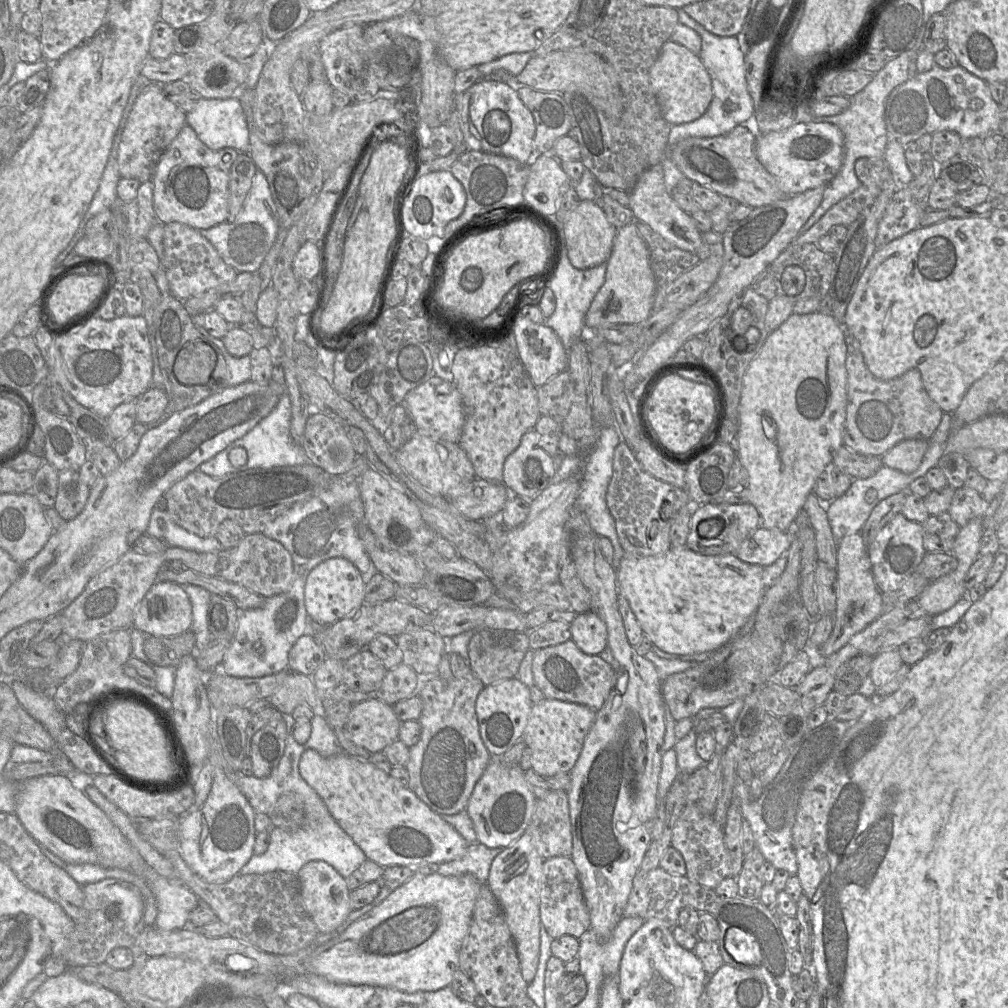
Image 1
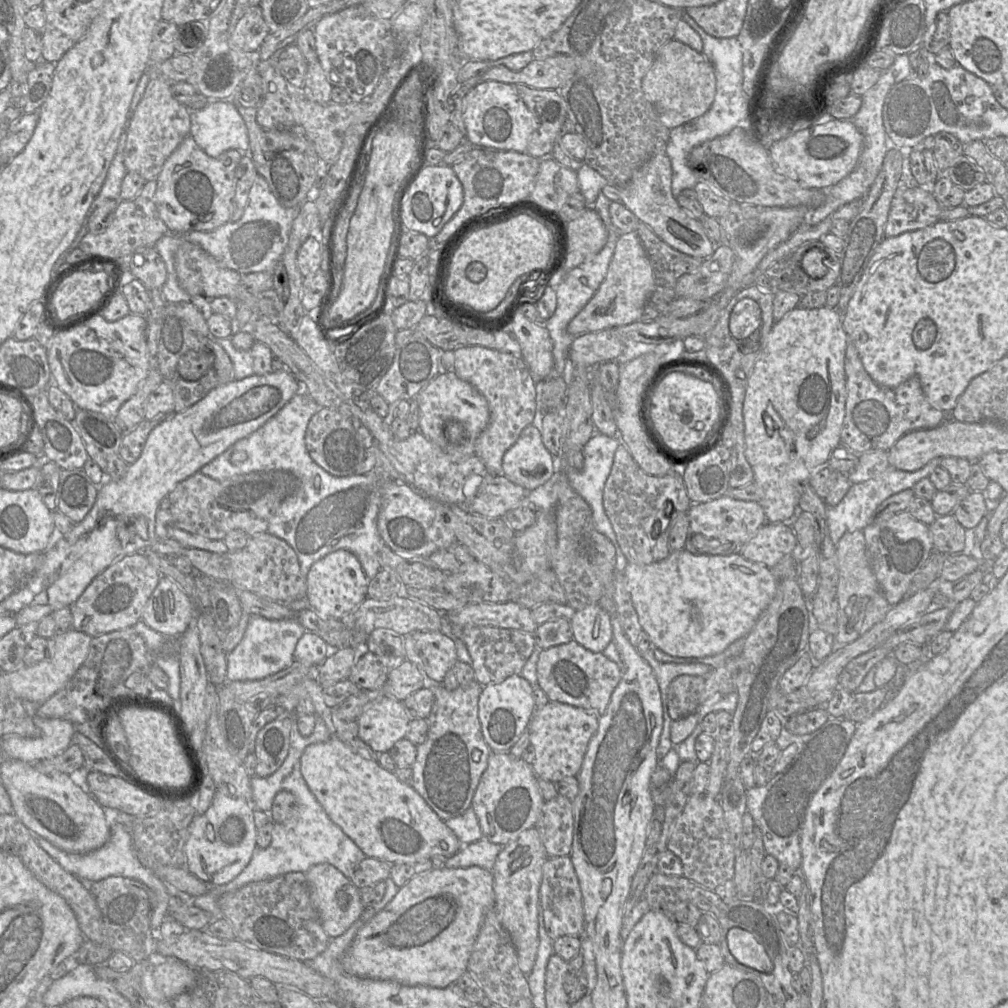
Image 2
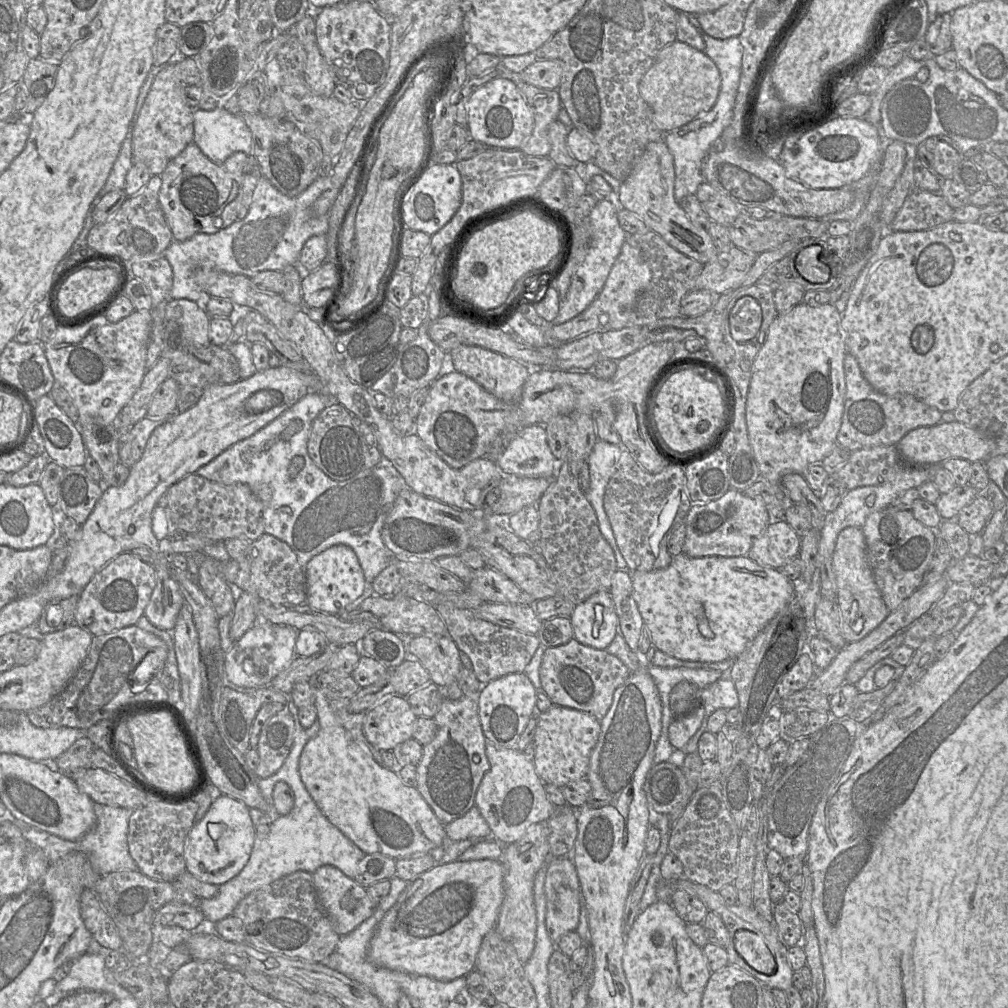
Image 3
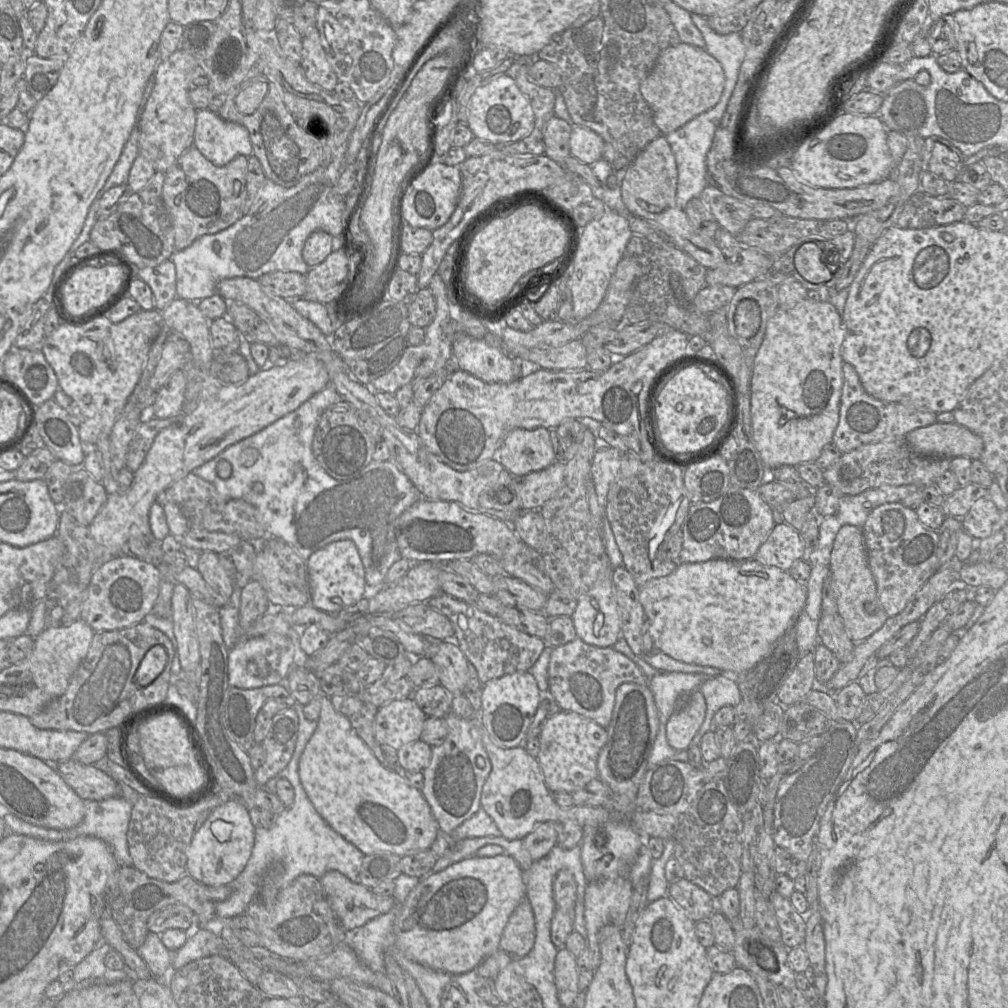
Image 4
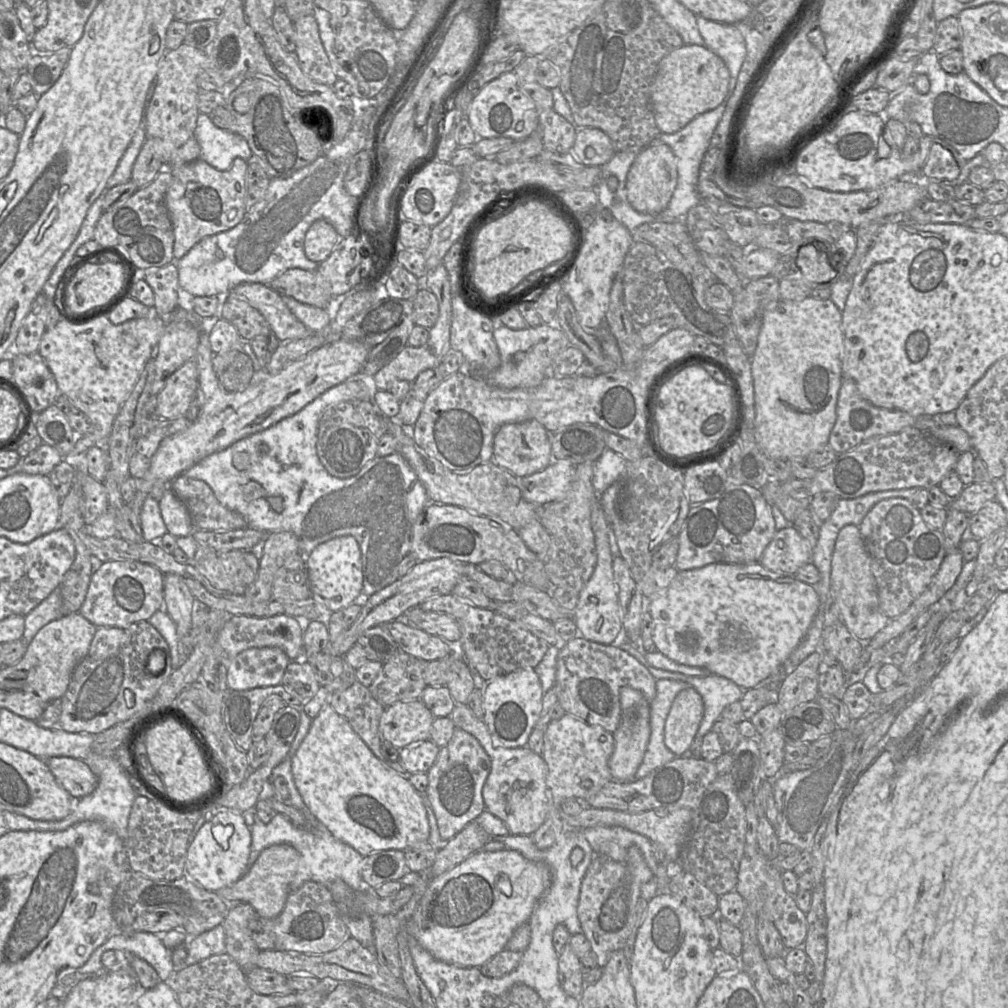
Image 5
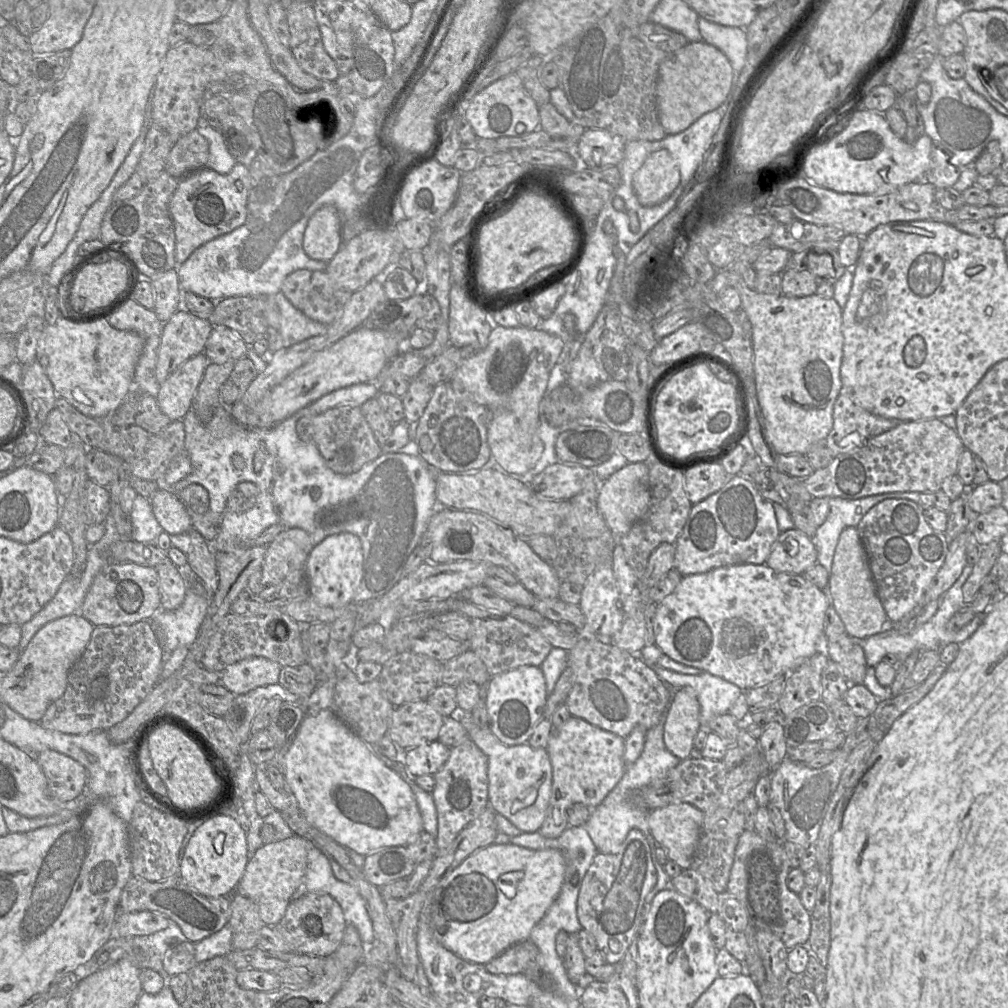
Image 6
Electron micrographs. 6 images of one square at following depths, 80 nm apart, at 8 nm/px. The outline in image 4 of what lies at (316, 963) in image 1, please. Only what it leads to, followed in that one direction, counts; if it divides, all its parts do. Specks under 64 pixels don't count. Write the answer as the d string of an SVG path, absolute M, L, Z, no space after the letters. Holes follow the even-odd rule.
M506 853L493 857L470 856L420 878L395 920L395 945L409 959L433 970L452 975L475 970L486 957L500 950L501 936L508 919L525 897L524 872L514 858Z

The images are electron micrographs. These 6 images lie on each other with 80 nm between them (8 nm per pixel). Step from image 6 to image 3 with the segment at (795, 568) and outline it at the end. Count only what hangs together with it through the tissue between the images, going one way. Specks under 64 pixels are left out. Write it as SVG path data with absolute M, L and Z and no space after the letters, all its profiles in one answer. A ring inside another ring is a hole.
M772 520L753 541L747 557L760 566L781 568L799 556L801 538L784 520Z

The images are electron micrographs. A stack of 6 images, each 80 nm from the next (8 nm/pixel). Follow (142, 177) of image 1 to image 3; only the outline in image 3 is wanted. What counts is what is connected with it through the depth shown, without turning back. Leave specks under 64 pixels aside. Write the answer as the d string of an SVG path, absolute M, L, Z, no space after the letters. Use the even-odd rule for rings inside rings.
M169 63L163 67L155 68L156 76L150 88L148 95L142 105L139 116L132 127L132 154L133 154L133 164L143 164L150 171L152 175L161 175L171 160L173 160L176 156L178 156L190 143L194 140L194 123L193 123L193 113L195 109L192 109L188 106L184 97L184 87L190 85L182 85L180 81L177 79L174 73L174 65L173 63Z

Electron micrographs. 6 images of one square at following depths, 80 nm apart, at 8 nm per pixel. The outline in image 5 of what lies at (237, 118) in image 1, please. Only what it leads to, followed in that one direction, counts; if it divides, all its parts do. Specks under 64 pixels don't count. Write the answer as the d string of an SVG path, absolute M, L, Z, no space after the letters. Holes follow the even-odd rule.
M198 114L194 137L200 145L200 159L220 171L228 170L235 158L247 161L253 154L242 136L218 128L207 114Z

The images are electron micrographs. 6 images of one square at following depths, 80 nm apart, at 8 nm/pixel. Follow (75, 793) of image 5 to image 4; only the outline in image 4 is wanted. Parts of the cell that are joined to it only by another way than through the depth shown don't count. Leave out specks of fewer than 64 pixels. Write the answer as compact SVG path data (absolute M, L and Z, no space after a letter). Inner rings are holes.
M69 759L58 762L56 770L84 801L122 796L119 783L95 765Z

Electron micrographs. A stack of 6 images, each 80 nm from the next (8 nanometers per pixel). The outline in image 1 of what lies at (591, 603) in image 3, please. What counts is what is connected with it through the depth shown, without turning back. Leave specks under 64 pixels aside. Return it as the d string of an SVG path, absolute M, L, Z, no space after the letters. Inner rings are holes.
M592 610L579 613L570 623L571 639L589 655L599 655L608 645L605 622Z

